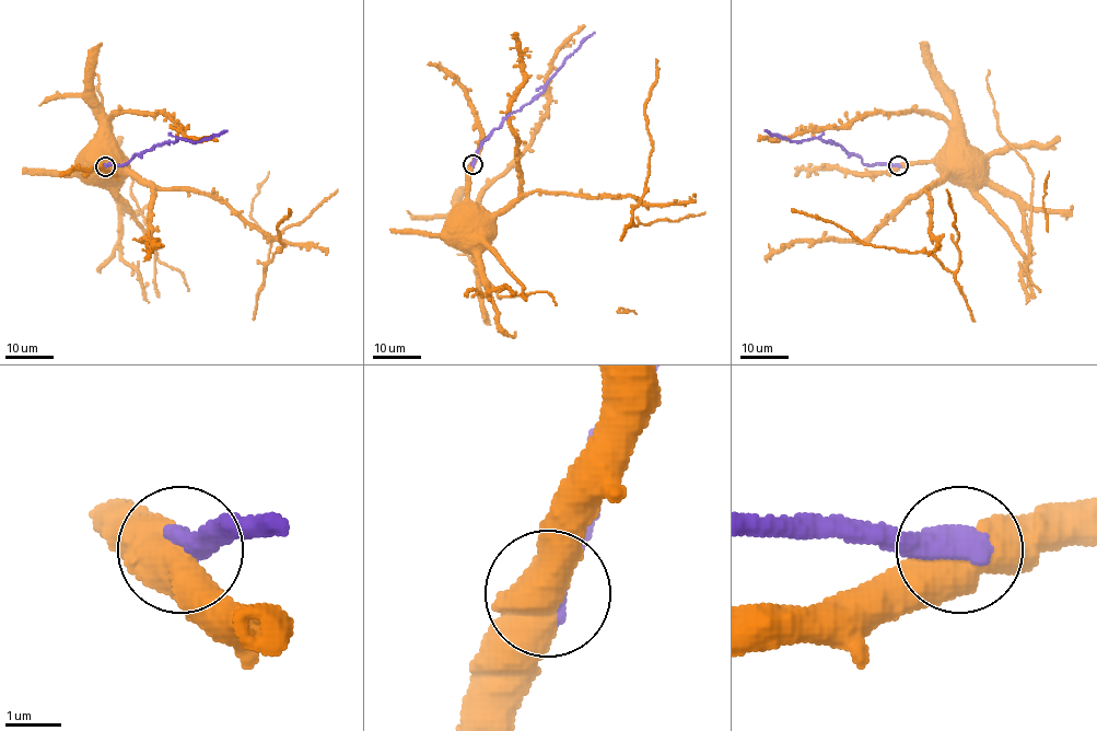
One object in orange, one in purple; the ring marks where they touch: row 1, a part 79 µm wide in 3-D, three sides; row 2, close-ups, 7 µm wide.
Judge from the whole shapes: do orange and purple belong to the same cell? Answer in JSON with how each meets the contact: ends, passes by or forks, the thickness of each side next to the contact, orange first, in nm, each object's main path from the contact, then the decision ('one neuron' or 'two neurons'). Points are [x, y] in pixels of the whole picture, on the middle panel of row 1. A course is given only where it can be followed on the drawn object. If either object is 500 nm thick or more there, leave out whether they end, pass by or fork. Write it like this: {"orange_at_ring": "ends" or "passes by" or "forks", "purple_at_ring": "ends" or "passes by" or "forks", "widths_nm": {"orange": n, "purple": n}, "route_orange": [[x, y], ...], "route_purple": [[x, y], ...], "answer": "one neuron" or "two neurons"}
{"widths_nm": {"orange": 600, "purple": 550}, "route_orange": [[473, 164], [469, 196], [453, 211], [450, 222]], "route_purple": [[473, 164], [480, 142], [511, 114], [531, 103], [547, 81], [594, 32]], "answer": "two neurons"}

